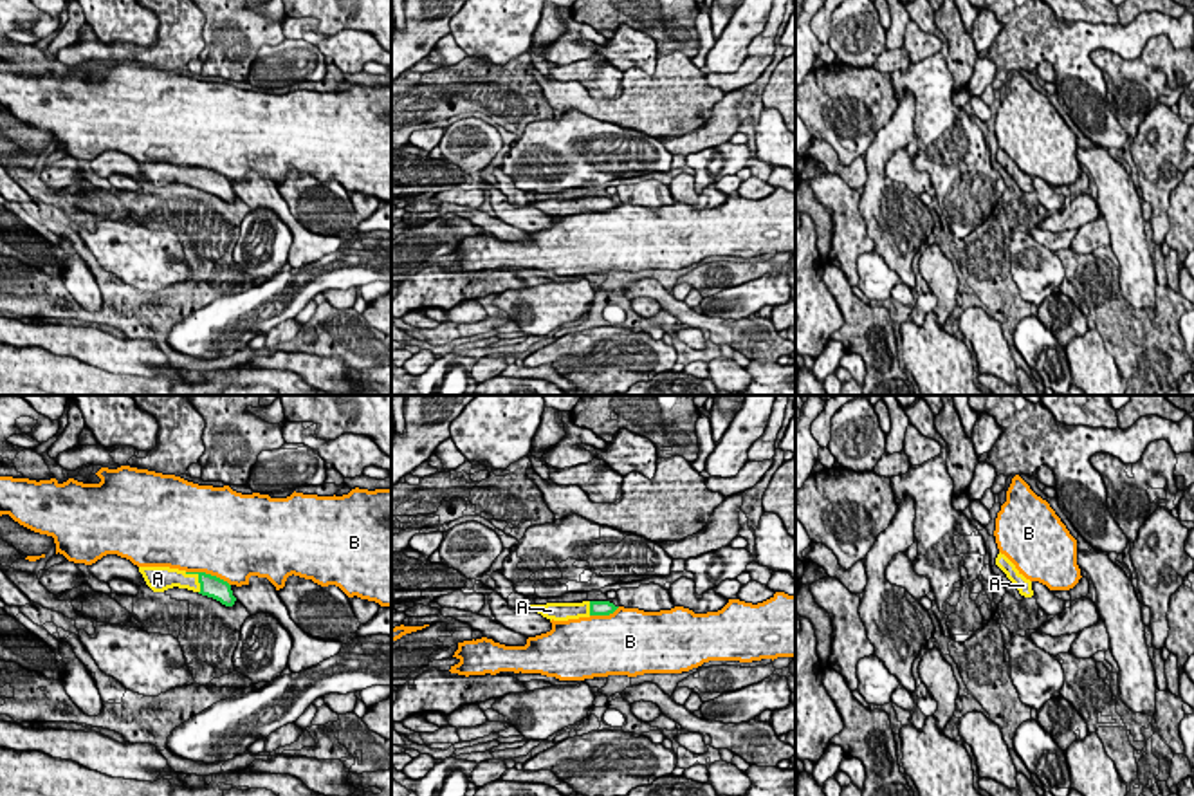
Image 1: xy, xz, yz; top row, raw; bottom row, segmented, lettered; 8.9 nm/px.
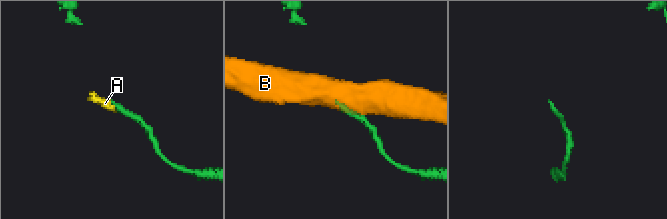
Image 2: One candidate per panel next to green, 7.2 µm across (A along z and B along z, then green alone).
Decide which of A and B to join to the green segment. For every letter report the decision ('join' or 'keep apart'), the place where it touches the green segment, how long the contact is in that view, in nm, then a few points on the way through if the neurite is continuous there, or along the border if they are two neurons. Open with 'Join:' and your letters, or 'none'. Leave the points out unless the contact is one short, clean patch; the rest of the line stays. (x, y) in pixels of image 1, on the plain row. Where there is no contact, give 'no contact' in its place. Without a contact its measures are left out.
Join: A
A: join; contact xy (199, 174); length 240 nm; way xy (213, 183), (199, 174), (172, 174)
B: keep apart; contact xy (208, 170); length 420 nm

